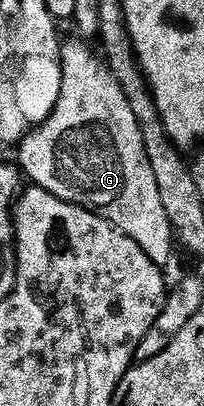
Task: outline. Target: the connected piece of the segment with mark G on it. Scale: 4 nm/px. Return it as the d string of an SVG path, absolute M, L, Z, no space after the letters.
M81 38L77 40L66 39L61 45L61 89L59 90L59 102L55 106L53 113L45 119L42 124L36 125L28 133L29 136L21 144L21 161L19 167L26 177L29 176L34 185L51 194L55 194L60 200L66 200L72 204L78 204L80 208L87 208L91 212L103 217L104 220L110 220L123 234L127 234L147 256L156 262L159 266L165 266L165 263L173 256L173 244L175 245L175 233L173 224L169 221L167 209L163 204L163 198L160 196L159 182L156 181L155 172L152 170L151 162L148 161L147 150L144 148L143 134L140 130L140 123L136 121L135 113L131 110L131 103L127 100L119 82L113 76L108 63L98 53L93 53L88 48L86 41Z

